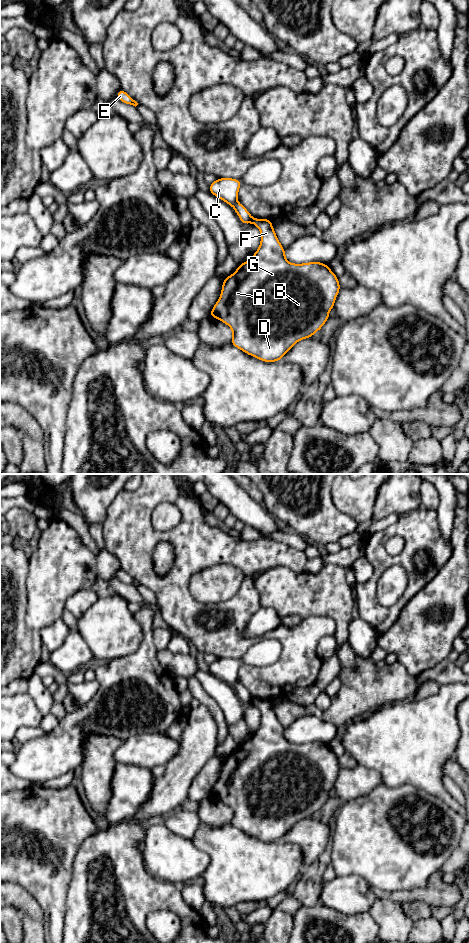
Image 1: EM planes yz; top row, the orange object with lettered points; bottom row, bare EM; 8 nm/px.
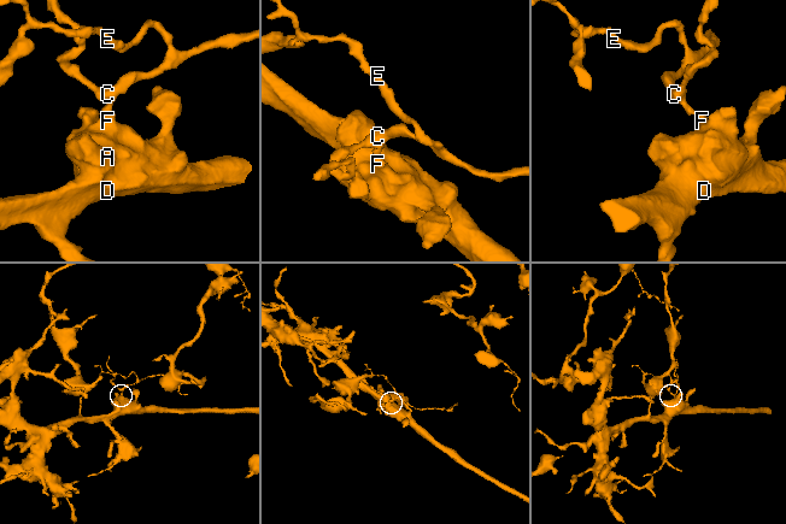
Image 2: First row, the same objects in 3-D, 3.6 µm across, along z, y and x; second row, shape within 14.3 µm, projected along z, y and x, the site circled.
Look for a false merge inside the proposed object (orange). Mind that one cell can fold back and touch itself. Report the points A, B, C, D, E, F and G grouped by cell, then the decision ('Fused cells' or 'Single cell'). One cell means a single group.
Groups: A B D F G / C E. Fused cells

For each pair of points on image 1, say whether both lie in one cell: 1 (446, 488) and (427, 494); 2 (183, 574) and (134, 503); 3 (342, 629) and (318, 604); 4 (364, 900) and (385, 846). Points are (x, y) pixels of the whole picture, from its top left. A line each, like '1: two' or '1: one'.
1: two
2: one
3: one
4: two

